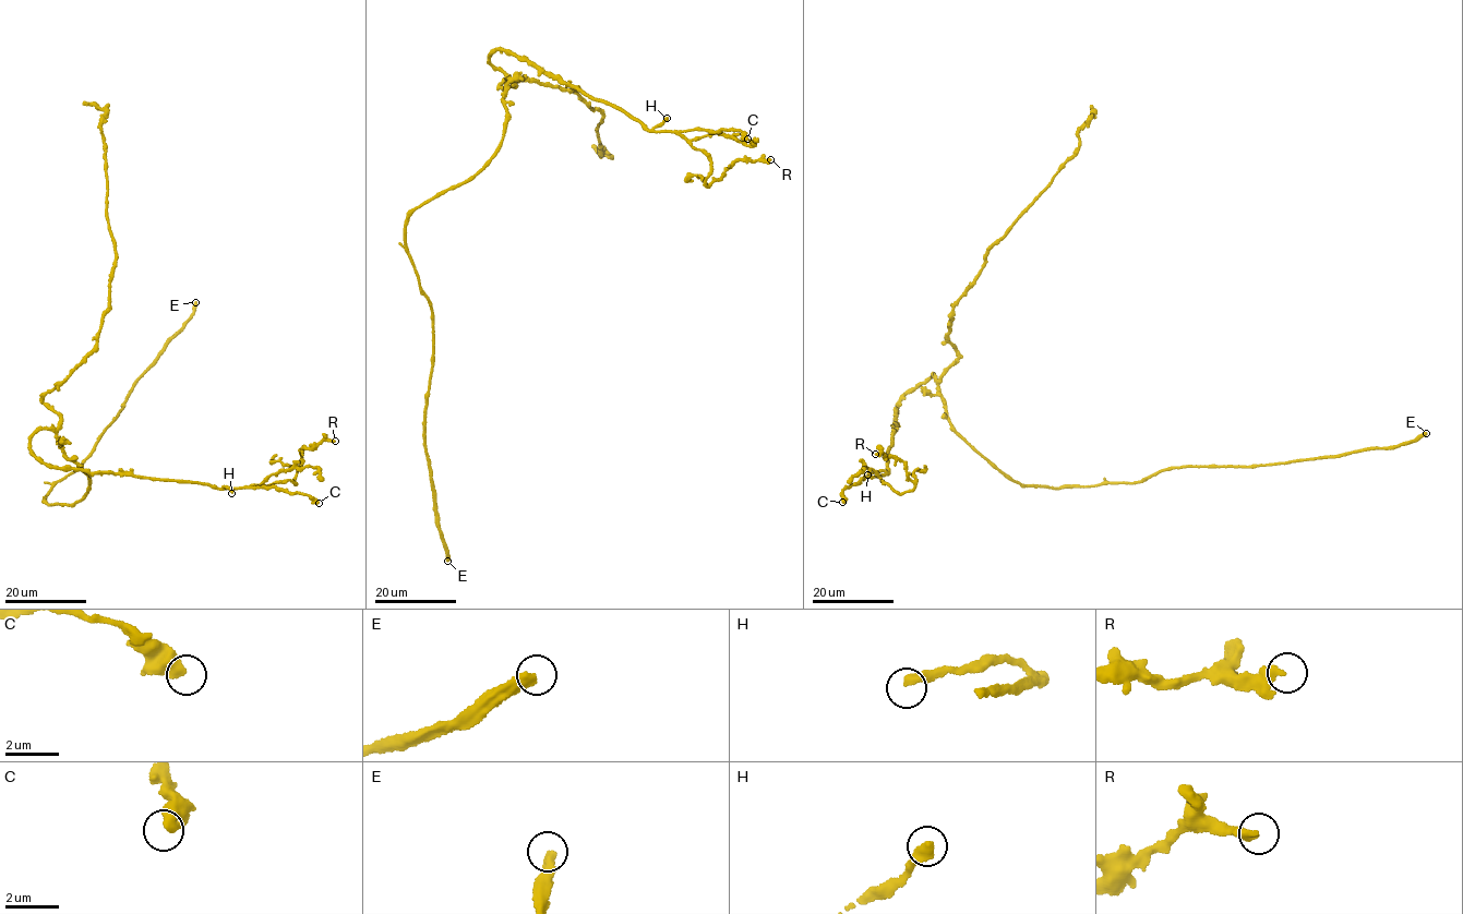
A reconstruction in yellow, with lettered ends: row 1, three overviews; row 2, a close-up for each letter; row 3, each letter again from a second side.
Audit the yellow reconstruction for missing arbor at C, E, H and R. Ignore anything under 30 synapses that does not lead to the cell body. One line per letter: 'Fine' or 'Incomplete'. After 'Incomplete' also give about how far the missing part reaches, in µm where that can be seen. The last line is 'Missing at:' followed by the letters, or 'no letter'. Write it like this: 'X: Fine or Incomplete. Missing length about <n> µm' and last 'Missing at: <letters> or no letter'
C: Fine
E: Incomplete. Missing length about 120 µm
H: Fine
R: Fine
Missing at: E

